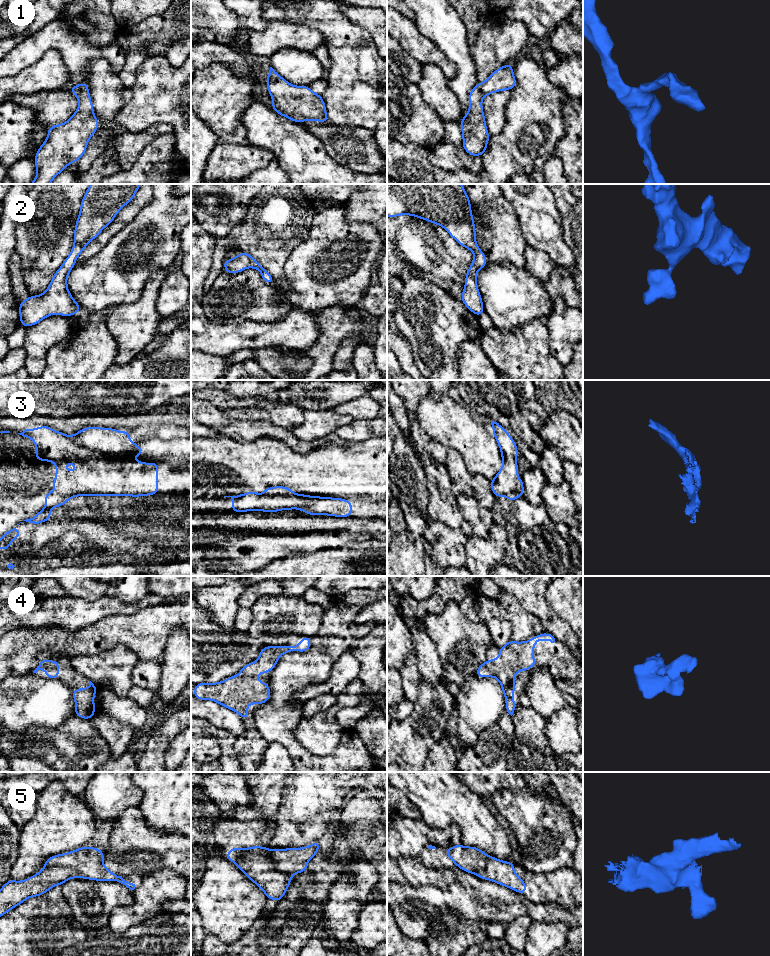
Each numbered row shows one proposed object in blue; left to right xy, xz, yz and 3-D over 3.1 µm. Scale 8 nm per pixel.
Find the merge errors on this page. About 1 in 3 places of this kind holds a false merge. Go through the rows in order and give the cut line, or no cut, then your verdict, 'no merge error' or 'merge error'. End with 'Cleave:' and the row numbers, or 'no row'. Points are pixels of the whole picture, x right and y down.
1: no cut | no merge error
2: no cut | no merge error
3: xy (72, 436), (89, 448), (131, 458) | merge error
4: no cut | no merge error
5: xz (237, 861), (247, 853), (259, 853), (274, 868), (291, 874) | merge error
Cleave: 3, 5

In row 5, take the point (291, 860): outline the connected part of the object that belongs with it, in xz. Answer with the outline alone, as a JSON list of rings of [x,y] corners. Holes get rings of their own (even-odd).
[[[319,840],[307,847],[275,849],[272,851],[268,849],[268,846],[260,847],[256,845],[250,848],[232,848],[227,851],[226,858],[230,862],[239,862],[247,853],[264,855],[273,863],[273,869],[292,875],[307,871],[307,862],[318,853],[319,847]]]

